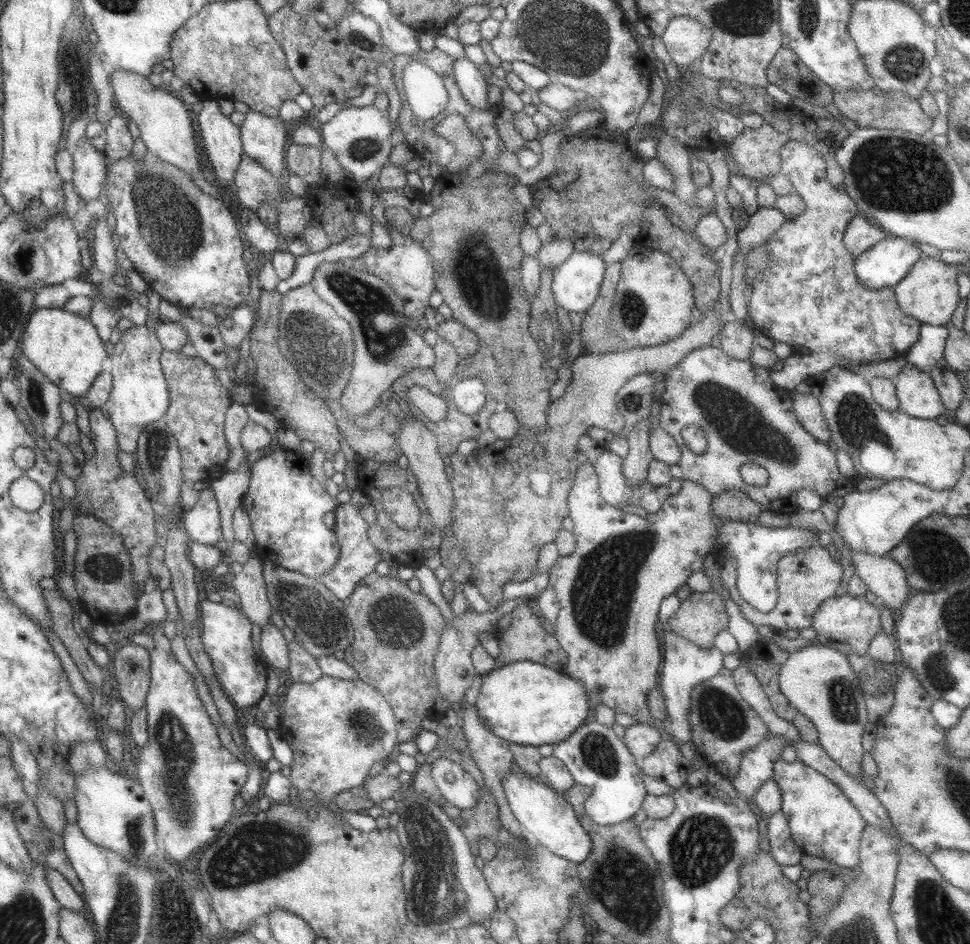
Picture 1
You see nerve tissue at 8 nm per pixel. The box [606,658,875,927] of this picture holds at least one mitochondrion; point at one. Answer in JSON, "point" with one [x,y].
{"point":[702,846]}

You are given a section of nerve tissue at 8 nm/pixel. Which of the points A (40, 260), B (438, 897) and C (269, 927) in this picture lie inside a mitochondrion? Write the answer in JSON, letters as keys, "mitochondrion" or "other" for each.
{"A":"other","B":"mitochondrion","C":"other"}

